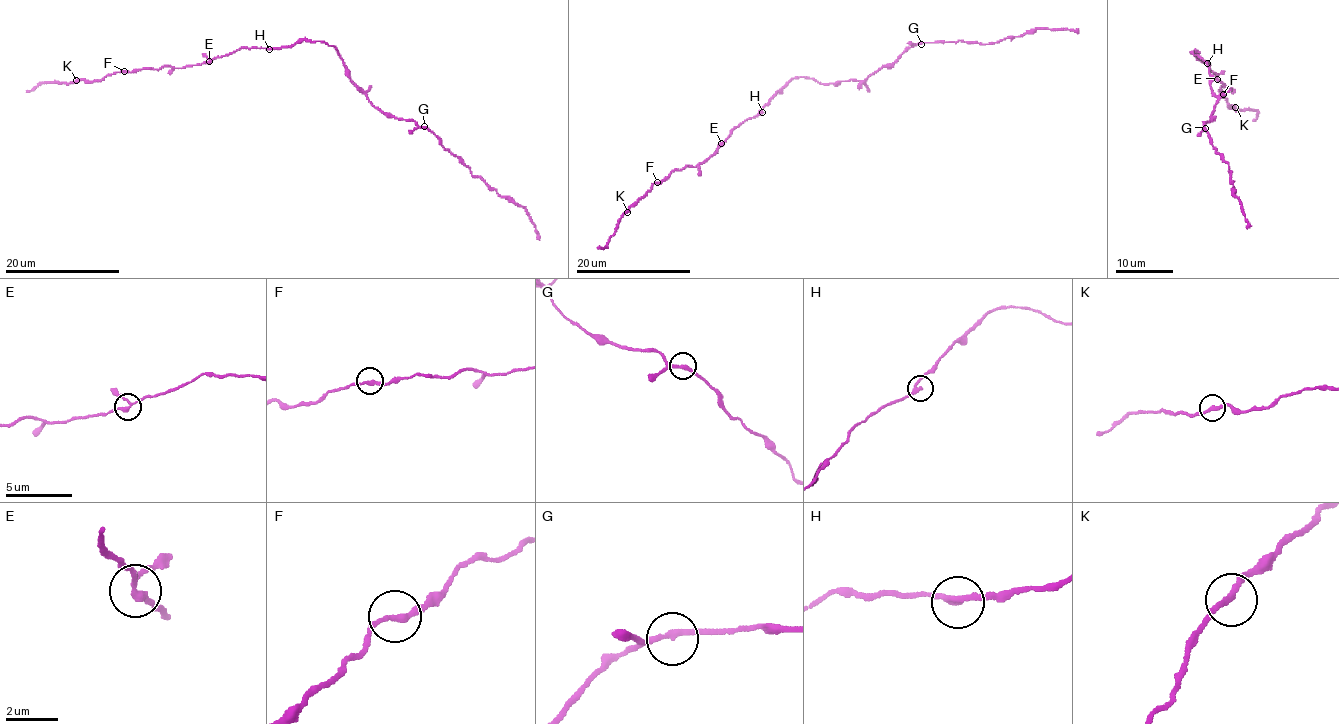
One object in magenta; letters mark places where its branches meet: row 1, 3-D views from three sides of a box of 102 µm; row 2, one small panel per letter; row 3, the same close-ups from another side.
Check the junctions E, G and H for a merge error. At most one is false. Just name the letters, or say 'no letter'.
no letter

